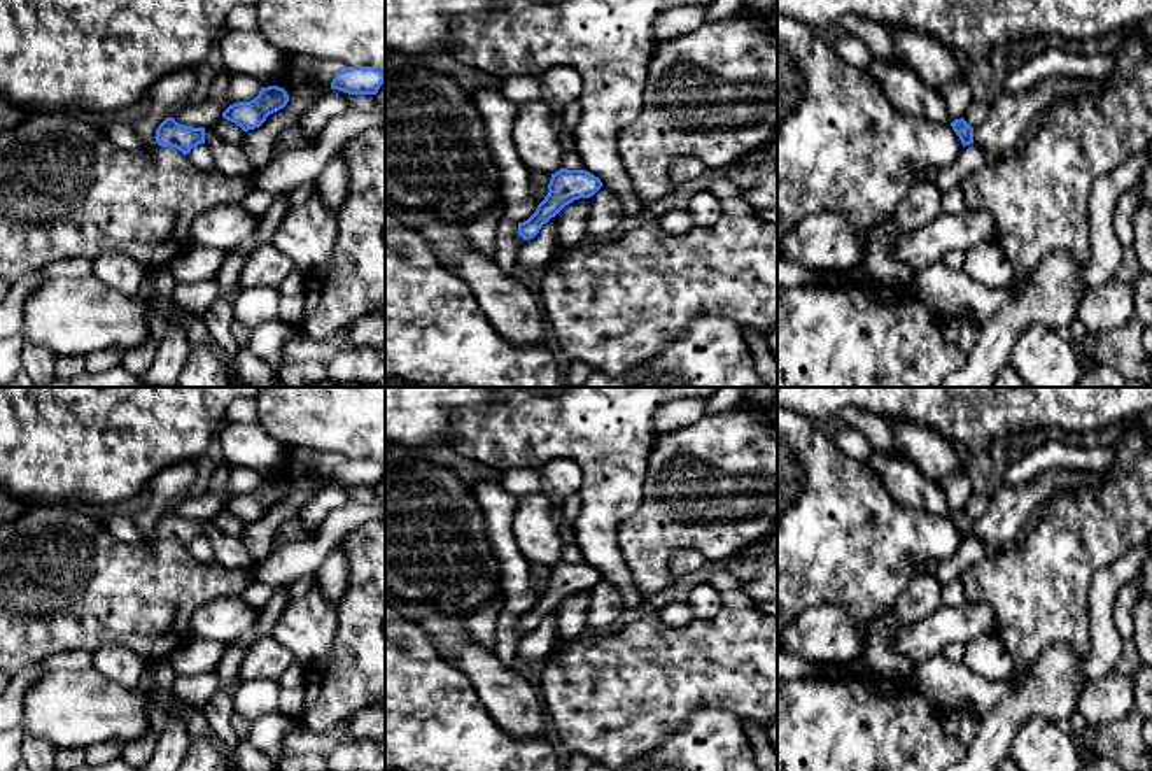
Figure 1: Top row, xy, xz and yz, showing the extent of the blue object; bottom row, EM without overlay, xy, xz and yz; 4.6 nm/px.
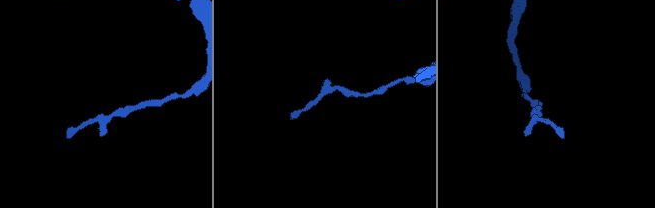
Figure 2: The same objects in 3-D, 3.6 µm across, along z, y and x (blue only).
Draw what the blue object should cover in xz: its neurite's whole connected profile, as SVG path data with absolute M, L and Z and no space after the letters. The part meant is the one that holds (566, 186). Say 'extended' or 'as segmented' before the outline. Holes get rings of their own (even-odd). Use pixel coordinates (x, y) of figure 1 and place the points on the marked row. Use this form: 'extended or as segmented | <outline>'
as segmented | M560 168L558 172L551 173L548 195L537 205L536 212L527 221L518 223L518 235L523 240L534 238L539 230L565 205L580 198L590 198L601 187L601 179L587 170Z

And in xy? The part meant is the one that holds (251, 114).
as segmented | M268 86L261 88L254 100L229 105L222 117L249 131L259 128L270 114L284 109L287 102L289 95L284 88Z

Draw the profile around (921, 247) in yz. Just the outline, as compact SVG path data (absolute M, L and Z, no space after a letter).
M968 210L937 219L923 228L909 231L895 247L898 261L923 272L942 261L949 251L966 252L977 244L989 242L996 235L996 223L986 210Z

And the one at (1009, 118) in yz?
M1047 77L1019 95L1000 93L993 96L986 121L973 128L973 144L989 158L1000 159L1008 149L1021 145L1029 124L1054 102L1099 91L1098 79Z

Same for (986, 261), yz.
M994 240L968 249L961 270L994 289L1003 289L1014 280L1014 266Z

